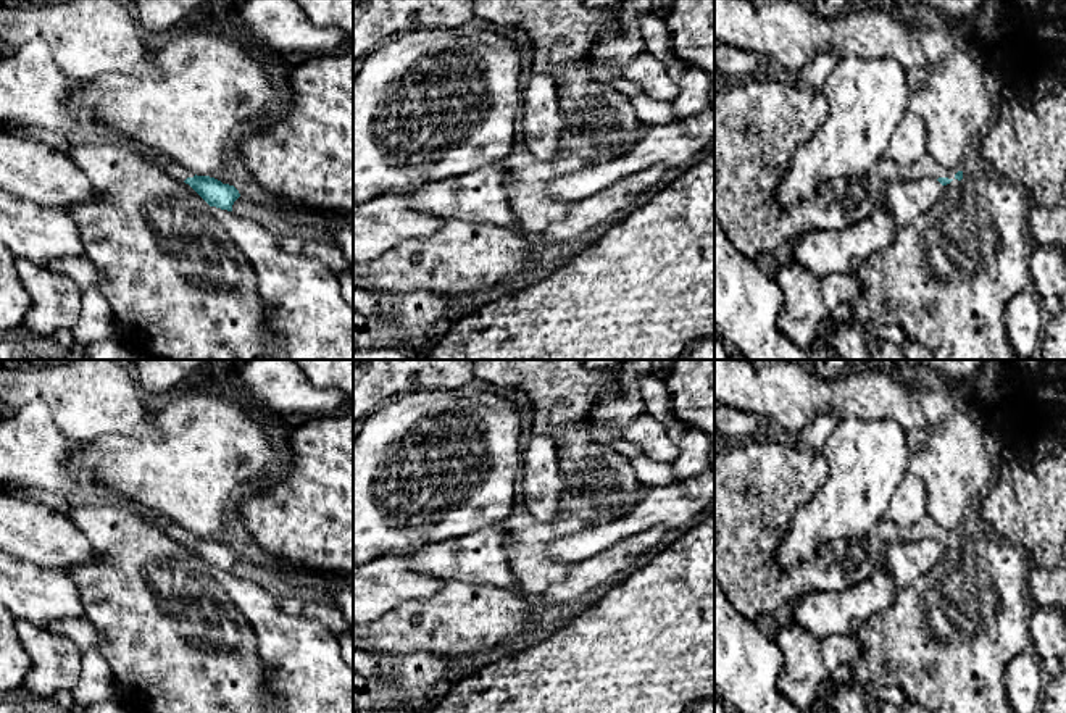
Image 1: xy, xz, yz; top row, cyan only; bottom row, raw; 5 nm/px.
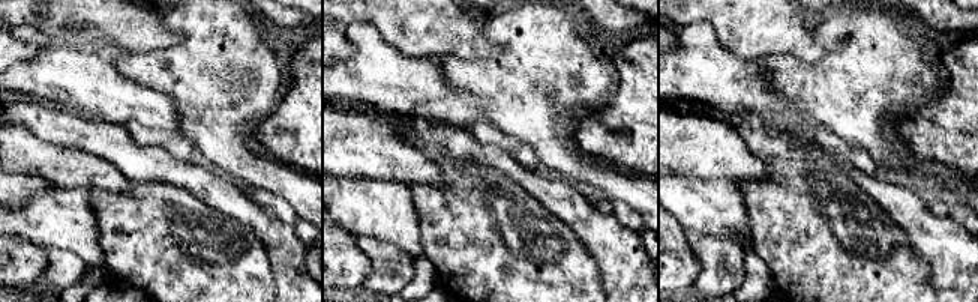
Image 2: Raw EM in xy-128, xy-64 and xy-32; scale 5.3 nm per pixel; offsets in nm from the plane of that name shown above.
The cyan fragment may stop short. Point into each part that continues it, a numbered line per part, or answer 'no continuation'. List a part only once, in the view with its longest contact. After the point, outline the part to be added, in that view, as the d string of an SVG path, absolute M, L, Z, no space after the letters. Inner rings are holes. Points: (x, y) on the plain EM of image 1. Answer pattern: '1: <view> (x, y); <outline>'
1: yz (926, 528); M929 515L916 521L911 527L898 527L890 519L882 518L874 532L874 544L882 547L897 540L927 540L927 539L948 539L955 540L953 532L942 527Z

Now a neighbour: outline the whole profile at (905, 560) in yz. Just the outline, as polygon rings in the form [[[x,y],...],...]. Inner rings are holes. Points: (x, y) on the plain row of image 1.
[[[935,539],[897,540],[881,548],[882,561],[898,589],[908,587],[932,569],[943,555],[943,547]]]

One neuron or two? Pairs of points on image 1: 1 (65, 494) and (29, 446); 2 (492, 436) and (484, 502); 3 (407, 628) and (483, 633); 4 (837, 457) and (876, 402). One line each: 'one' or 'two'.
1: one
2: one
3: one
4: two

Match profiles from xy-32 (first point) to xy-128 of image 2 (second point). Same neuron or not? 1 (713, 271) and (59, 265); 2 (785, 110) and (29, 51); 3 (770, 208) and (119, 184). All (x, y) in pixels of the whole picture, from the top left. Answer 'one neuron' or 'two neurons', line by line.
1: one neuron
2: two neurons
3: two neurons

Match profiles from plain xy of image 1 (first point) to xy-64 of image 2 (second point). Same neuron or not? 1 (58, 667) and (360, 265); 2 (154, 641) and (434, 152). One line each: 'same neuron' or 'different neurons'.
1: different neurons
2: same neuron

